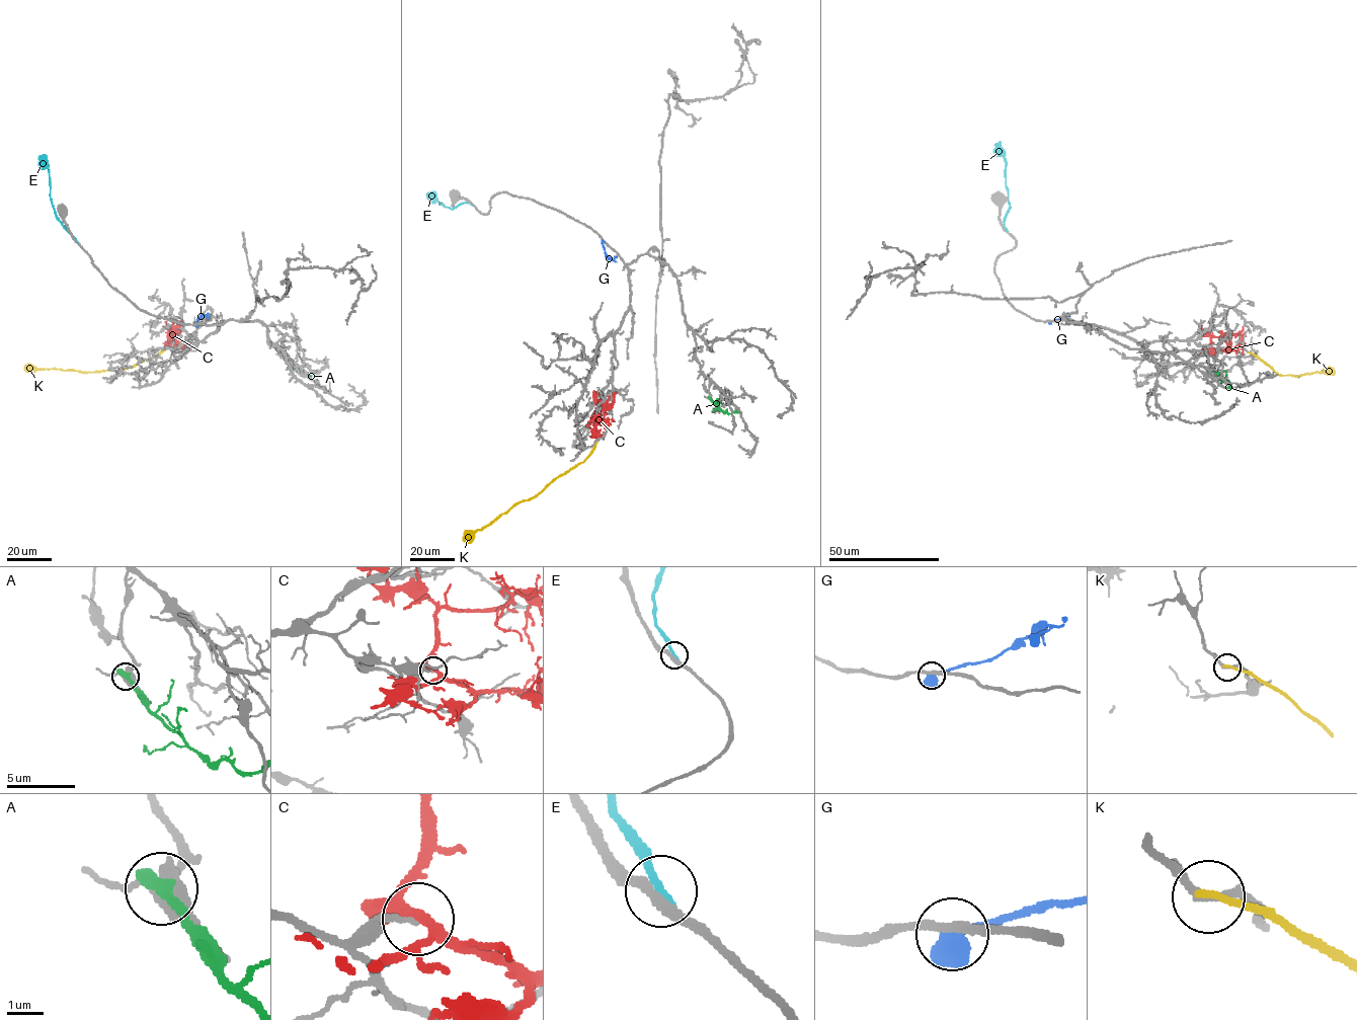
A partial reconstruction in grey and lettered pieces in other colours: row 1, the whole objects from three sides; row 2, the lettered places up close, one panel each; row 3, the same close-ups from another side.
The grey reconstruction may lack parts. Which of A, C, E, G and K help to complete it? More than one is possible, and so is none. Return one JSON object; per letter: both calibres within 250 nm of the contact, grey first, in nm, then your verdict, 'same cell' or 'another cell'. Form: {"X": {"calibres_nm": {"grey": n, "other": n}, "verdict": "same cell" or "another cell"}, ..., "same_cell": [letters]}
{"A": {"calibres_nm": {"grey": 480, "other": 440}, "verdict": "another cell"}, "C": {"calibres_nm": {"grey": 110, "other": 280}, "verdict": "another cell"}, "E": {"calibres_nm": {"grey": 260, "other": 240}, "verdict": "another cell"}, "G": {"calibres_nm": {"grey": 240, "other": 650}, "verdict": "another cell"}, "K": {"calibres_nm": {"grey": 240, "other": 200}, "verdict": "another cell"}, "same_cell": []}

